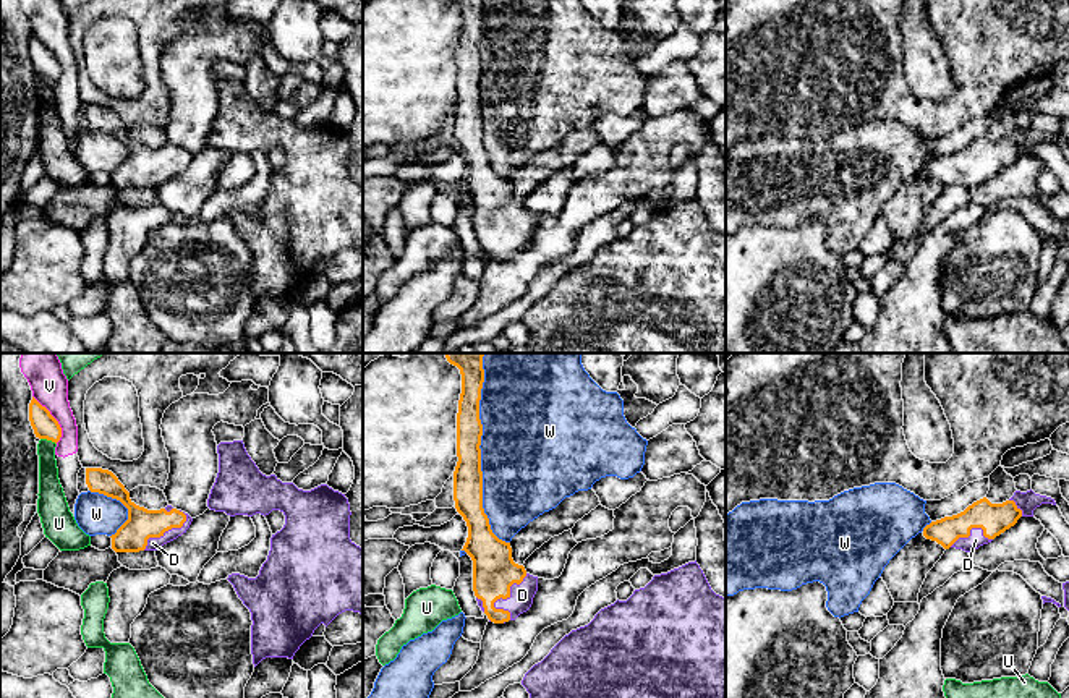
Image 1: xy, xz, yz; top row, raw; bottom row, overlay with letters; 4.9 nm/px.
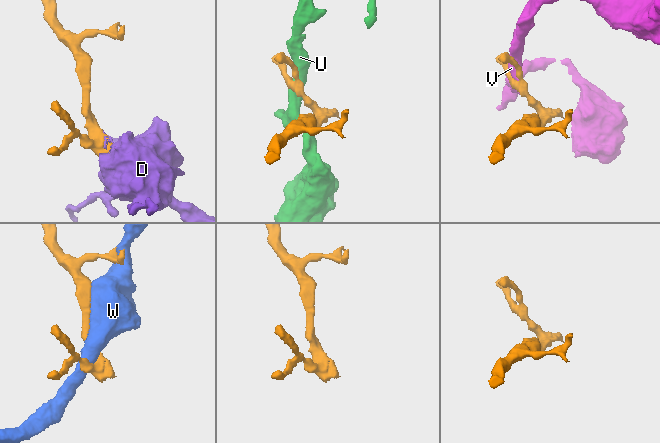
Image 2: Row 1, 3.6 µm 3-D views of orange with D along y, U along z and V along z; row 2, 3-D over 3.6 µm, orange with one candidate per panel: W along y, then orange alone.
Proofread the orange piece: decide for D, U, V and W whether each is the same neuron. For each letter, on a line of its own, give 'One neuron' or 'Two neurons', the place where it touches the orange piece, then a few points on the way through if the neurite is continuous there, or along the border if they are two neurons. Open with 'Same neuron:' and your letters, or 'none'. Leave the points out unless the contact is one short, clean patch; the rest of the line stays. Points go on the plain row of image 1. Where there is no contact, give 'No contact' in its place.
Same neuron: D
D: One neuron. Touches orange at xz (502, 235)
U: Two neurons. Touches orange at xy (49, 76). Boundary: xy (41, 75), (51, 76), (55, 81)
V: Two neurons. Touches orange at xy (55, 57)
W: Two neurons. Touches orange at xz (480, 93)

